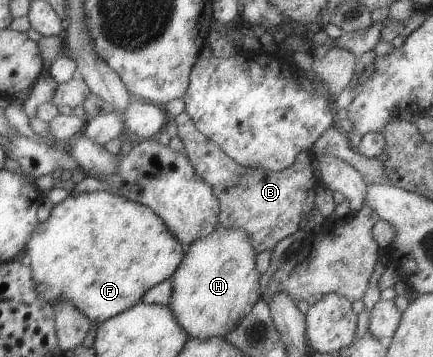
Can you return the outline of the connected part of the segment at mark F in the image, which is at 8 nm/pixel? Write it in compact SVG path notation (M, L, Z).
M114 191L80 192L55 205L48 219L36 225L25 247L38 295L52 305L70 301L94 325L132 309L148 289L170 279L184 259L186 248L170 233L164 221L145 205Z

